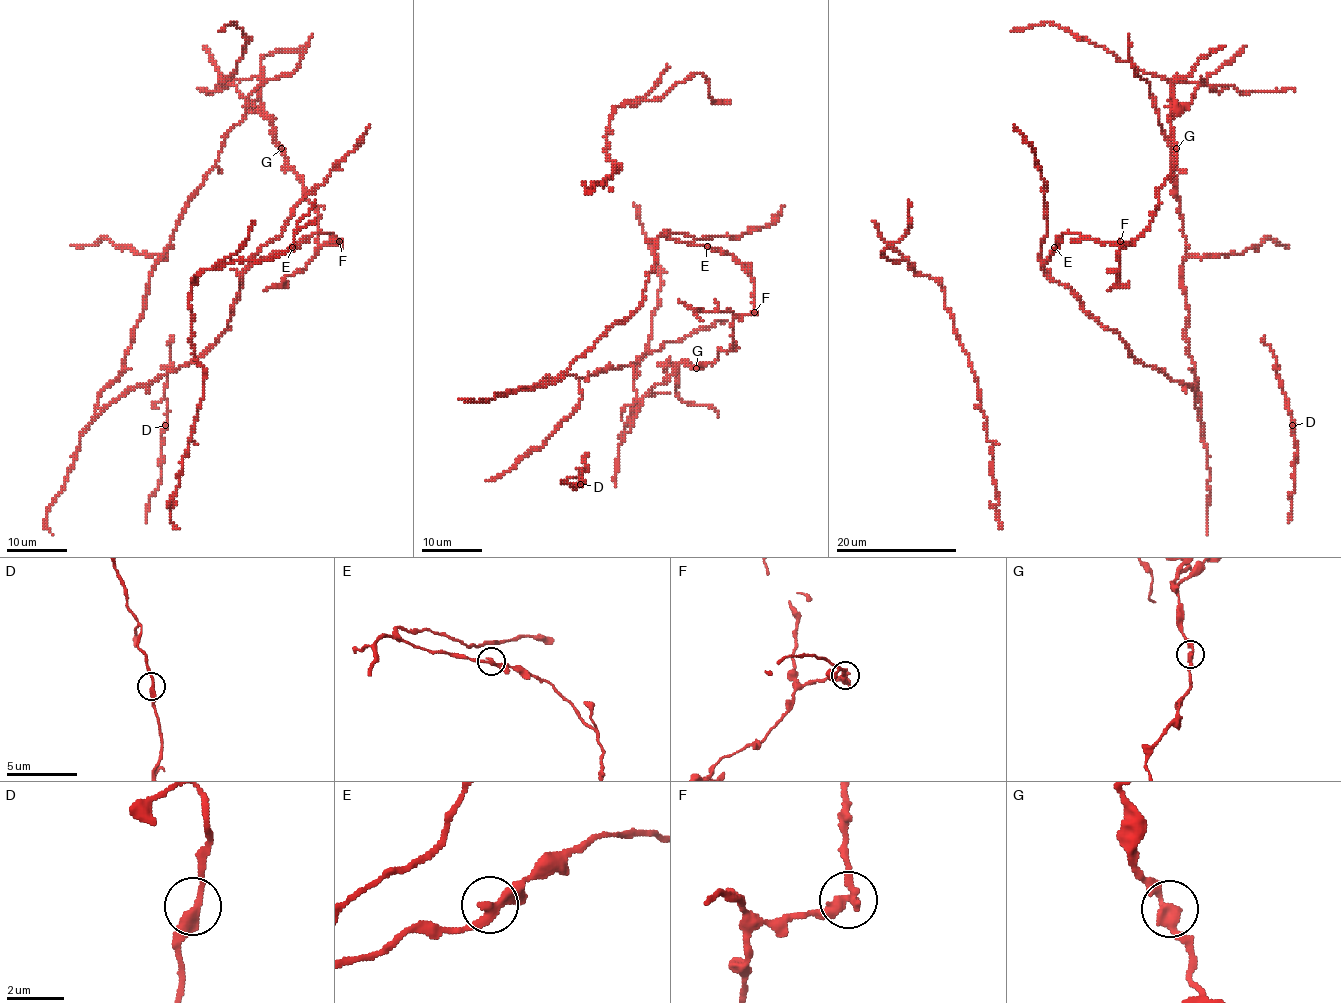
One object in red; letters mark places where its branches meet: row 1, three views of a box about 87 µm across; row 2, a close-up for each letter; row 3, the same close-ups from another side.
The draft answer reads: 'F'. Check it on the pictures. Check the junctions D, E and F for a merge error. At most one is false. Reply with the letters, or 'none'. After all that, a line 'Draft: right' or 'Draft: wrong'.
F
Draft: right

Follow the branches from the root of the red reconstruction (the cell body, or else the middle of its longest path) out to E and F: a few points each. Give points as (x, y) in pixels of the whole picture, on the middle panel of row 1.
E: (646, 281), (655, 262), (655, 240), (658, 237), (667, 235), (676, 241), (707, 246)
F: (646, 281), (655, 262), (658, 237), (708, 246), (729, 253), (752, 278), (755, 312)

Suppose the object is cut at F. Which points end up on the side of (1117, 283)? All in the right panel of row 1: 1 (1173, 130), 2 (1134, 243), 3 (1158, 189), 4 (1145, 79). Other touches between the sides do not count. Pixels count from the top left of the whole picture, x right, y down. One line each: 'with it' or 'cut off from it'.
1: with it
2: with it
3: with it
4: cut off from it

